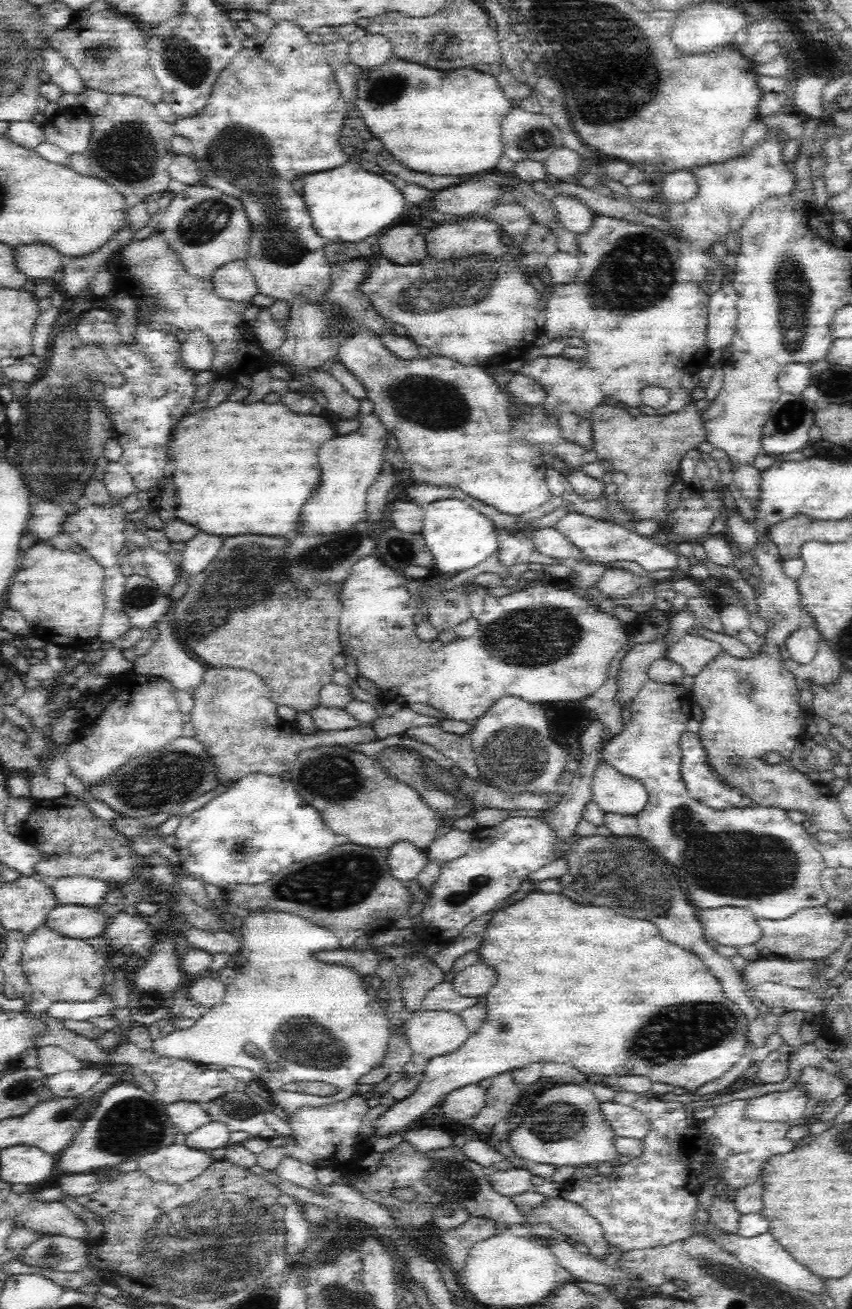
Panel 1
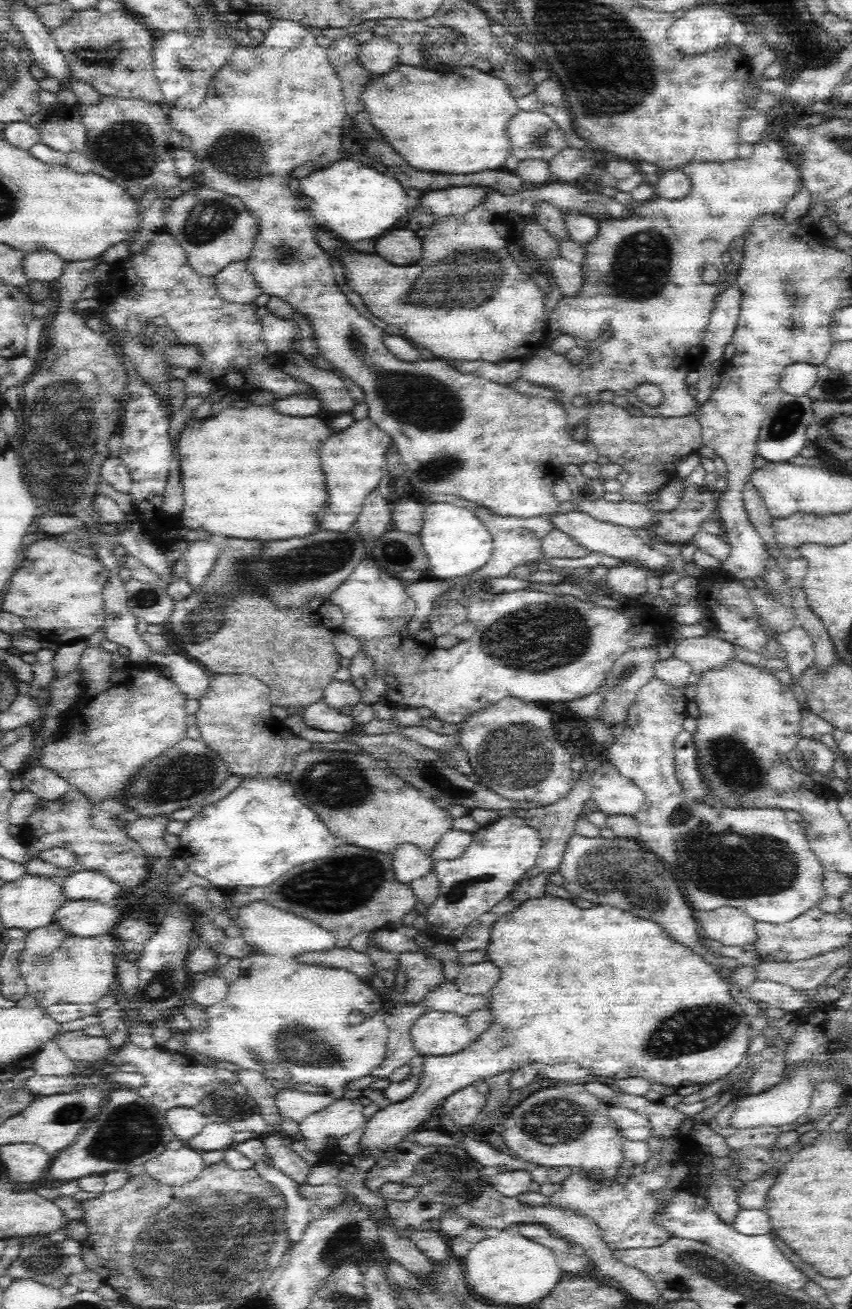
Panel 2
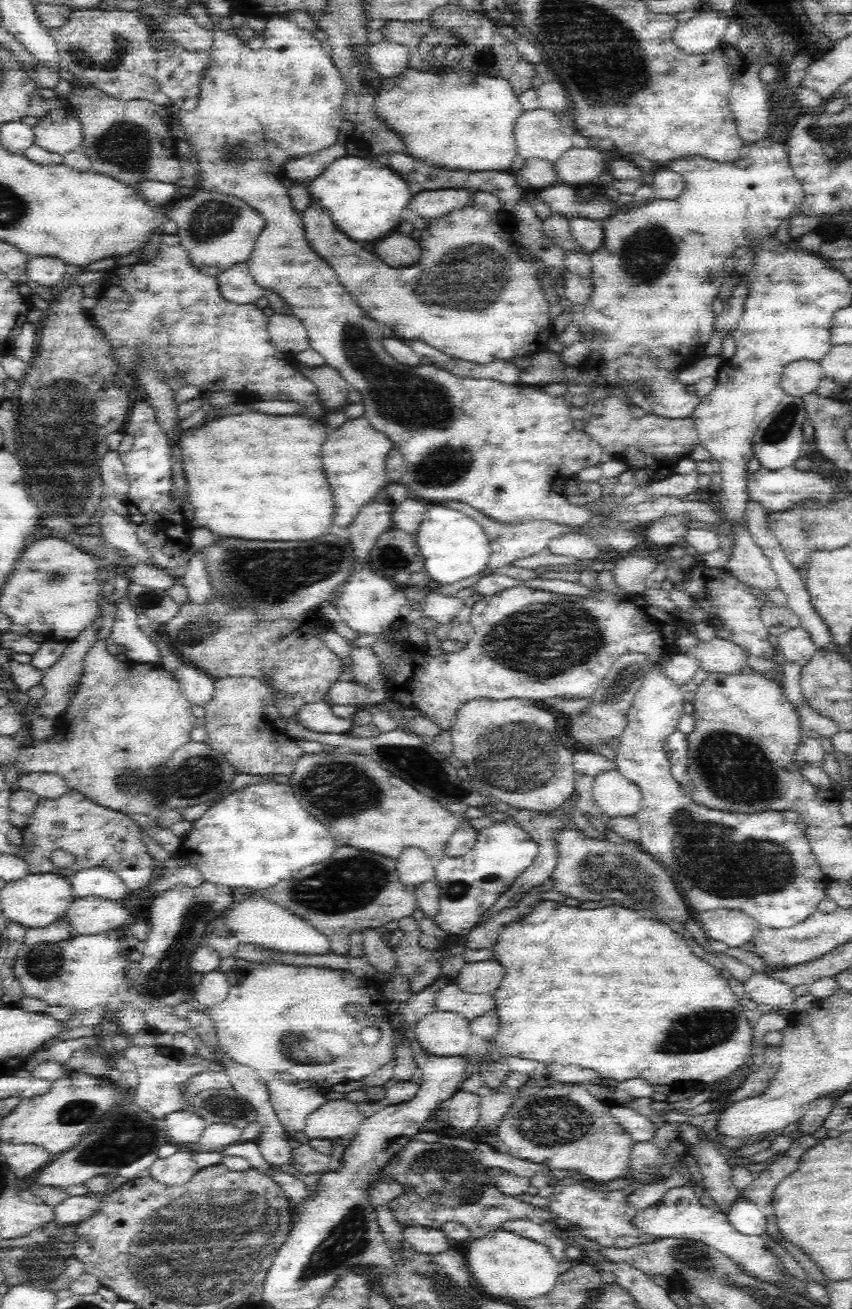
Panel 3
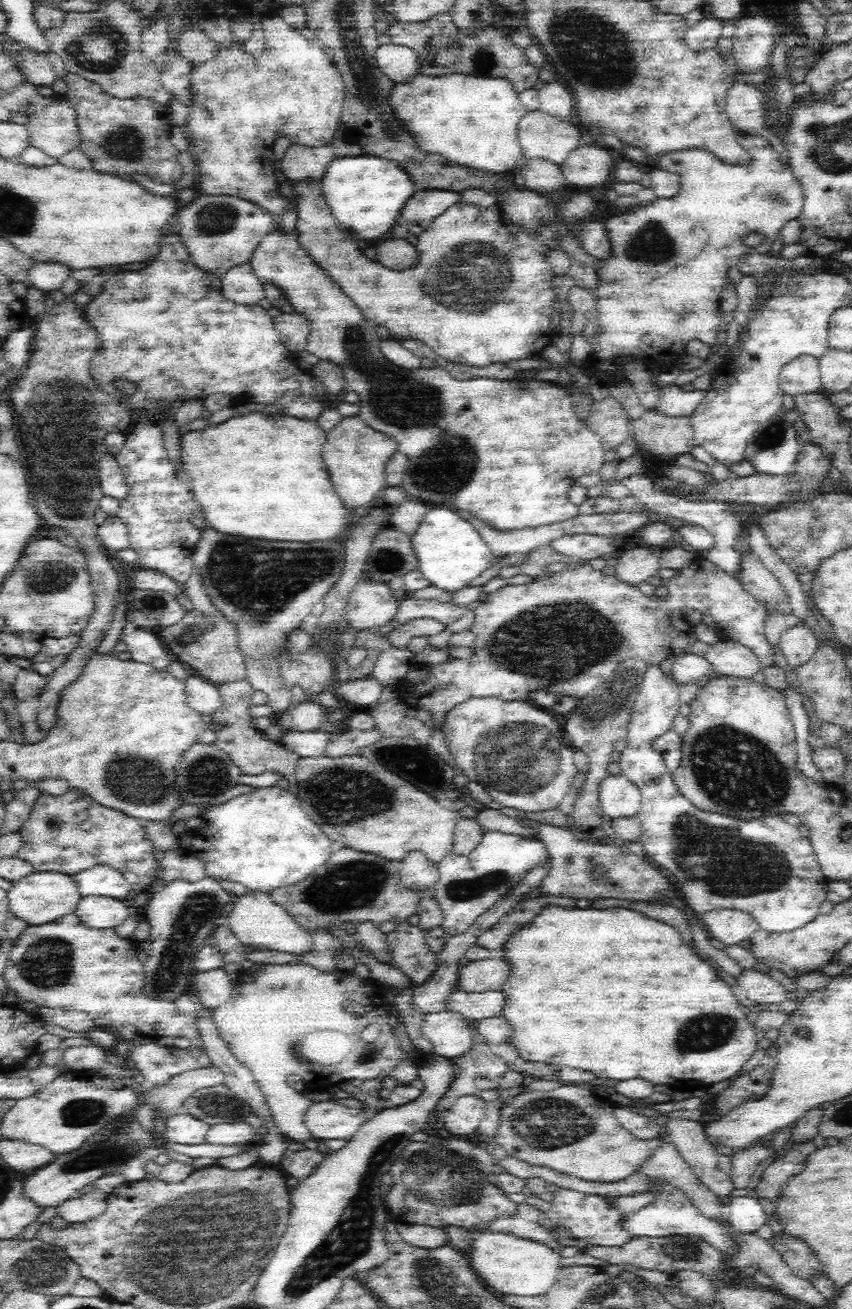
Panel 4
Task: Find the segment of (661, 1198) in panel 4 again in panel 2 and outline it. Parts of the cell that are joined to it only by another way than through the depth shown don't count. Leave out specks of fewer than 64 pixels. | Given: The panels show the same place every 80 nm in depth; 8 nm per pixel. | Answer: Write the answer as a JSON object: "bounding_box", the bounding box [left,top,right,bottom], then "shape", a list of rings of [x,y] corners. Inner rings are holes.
{"bounding_box":[652,1189,806,1291],"shape":[[[697,1189],[694,1192],[693,1190],[677,1191],[676,1195],[668,1199],[666,1206],[662,1206],[660,1214],[656,1214],[652,1218],[654,1225],[670,1233],[672,1237],[702,1241],[704,1244],[712,1246],[712,1248],[721,1250],[736,1264],[742,1265],[748,1272],[764,1280],[787,1286],[792,1290],[800,1291],[801,1288],[804,1288],[806,1277],[798,1267],[792,1265],[790,1260],[784,1257],[784,1254],[772,1241],[770,1233],[758,1236],[740,1234],[730,1222],[724,1222],[709,1204],[705,1207],[698,1207],[696,1205],[697,1197]]]}

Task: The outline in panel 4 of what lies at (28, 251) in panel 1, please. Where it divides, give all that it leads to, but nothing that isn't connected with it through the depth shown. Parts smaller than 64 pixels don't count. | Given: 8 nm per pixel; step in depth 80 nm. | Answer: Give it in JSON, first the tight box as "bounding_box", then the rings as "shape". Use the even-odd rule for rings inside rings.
{"bounding_box":[29,262,71,294],"shape":[[[35,262],[29,270],[29,284],[47,294],[60,290],[70,277],[71,270],[58,263]]]}

